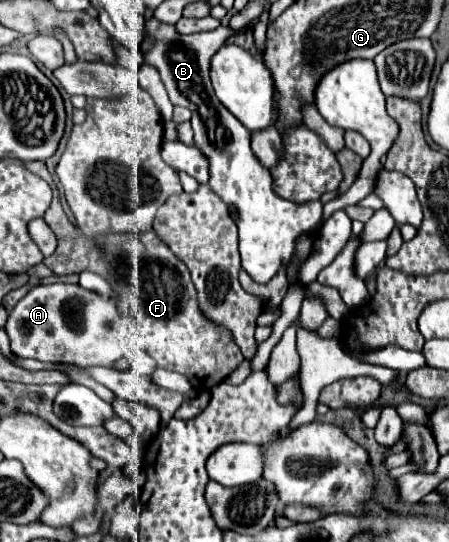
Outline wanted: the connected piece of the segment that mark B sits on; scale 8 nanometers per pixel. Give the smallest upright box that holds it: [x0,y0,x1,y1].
[143,18,323,282]

